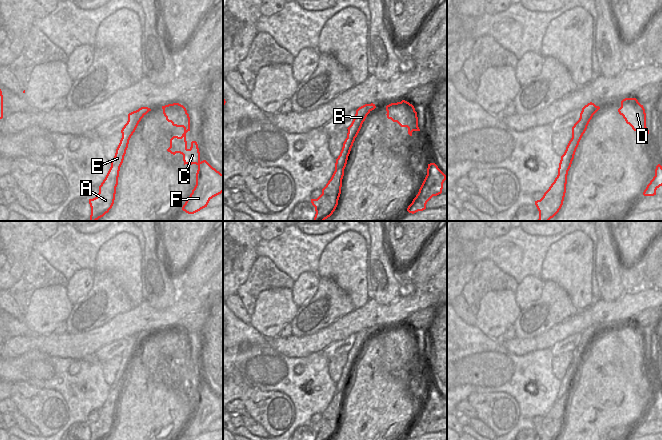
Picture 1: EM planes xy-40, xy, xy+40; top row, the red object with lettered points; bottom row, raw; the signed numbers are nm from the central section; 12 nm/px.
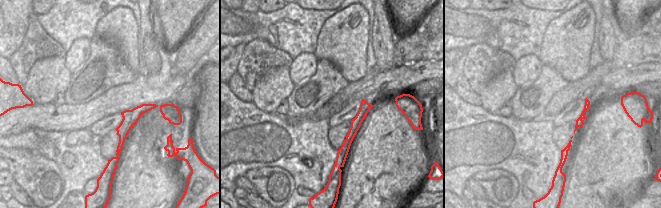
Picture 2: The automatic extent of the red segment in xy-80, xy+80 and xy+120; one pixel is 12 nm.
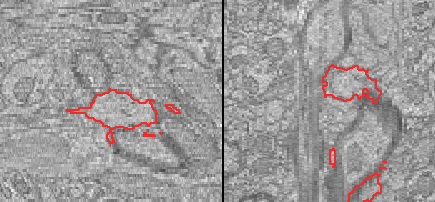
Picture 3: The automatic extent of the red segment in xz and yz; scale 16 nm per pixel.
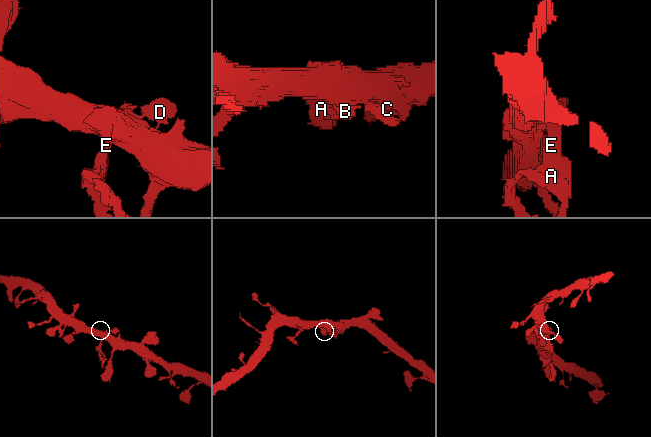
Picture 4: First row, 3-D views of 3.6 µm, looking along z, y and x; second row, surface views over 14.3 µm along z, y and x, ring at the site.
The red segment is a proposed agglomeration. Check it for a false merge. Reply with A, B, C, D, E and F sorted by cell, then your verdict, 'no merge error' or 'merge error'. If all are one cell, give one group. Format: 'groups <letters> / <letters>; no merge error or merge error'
groups A E / B C D F; merge error

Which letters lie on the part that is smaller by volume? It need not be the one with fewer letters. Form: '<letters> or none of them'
A, E.

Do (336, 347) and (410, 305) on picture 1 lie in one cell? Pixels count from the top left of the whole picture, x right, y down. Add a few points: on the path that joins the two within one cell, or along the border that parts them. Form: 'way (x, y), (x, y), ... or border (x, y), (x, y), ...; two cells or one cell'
border (355, 333), (333, 342); two cells

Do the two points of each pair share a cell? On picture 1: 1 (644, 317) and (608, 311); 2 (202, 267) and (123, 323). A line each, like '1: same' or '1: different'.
1: different
2: different

